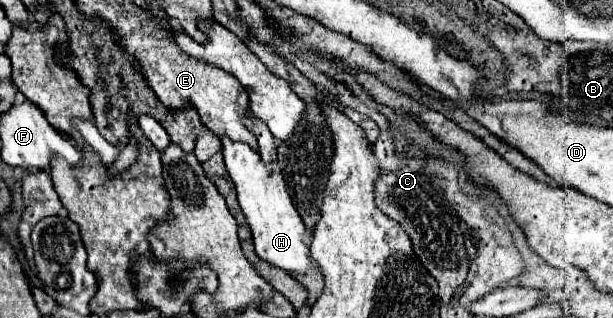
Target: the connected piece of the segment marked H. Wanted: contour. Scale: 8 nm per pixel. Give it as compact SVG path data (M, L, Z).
M248 115L246 127L250 127L250 131L254 131L254 135L258 137L260 151L250 149L246 143L234 143L230 139L222 139L222 155L226 161L226 169L236 185L240 207L242 207L246 221L252 229L256 255L260 259L268 261L270 265L288 271L290 275L312 273L314 269L320 271L310 261L308 245L304 243L304 235L308 231L306 231L306 225L304 225L302 217L298 215L296 207L292 205L288 187L284 183L284 175L280 173L280 167L276 161L276 141L274 141L272 133L268 131L268 127L264 123L258 123L258 119L254 119L252 115Z

